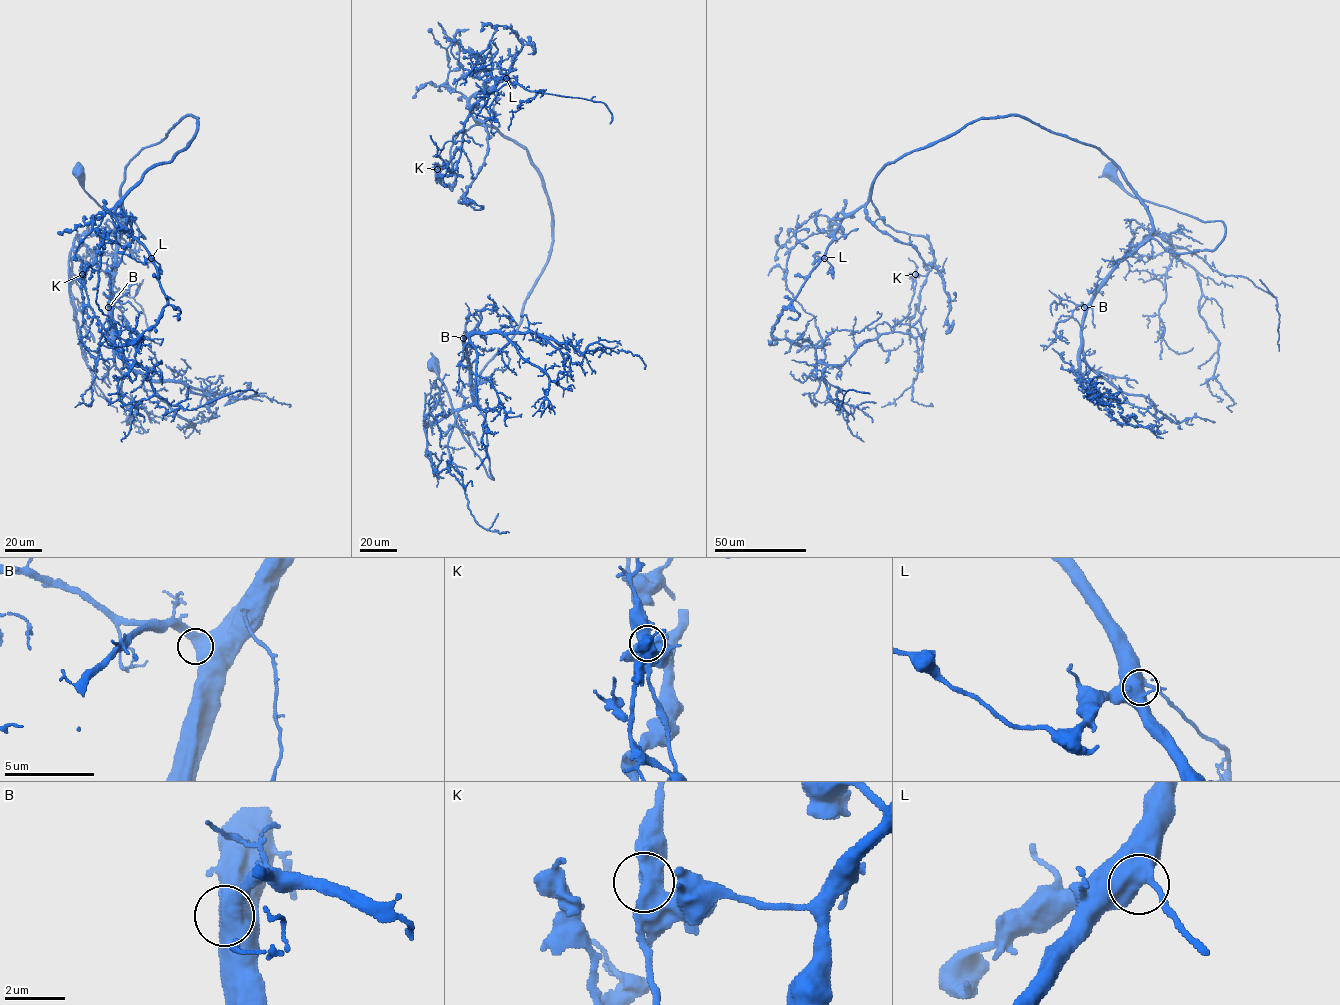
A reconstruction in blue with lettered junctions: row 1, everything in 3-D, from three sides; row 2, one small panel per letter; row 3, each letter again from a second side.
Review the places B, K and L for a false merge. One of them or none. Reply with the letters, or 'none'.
K

